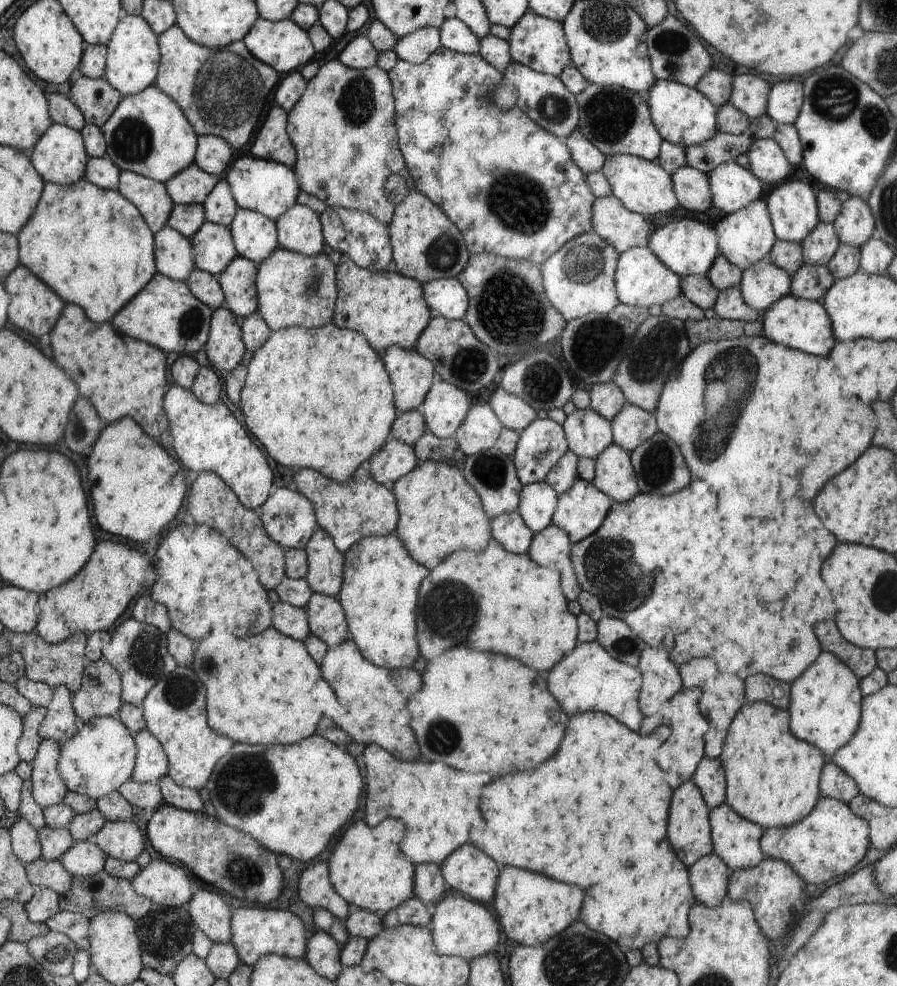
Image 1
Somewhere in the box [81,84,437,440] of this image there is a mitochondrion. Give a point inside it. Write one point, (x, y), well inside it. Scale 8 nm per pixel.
(131, 141)

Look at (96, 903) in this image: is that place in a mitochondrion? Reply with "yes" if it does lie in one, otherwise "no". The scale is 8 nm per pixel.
no

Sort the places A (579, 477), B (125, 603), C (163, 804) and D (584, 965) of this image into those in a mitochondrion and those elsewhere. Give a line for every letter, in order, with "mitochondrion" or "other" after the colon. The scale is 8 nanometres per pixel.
A: other
B: other
C: other
D: mitochondrion

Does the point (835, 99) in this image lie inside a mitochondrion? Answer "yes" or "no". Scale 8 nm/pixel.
yes

